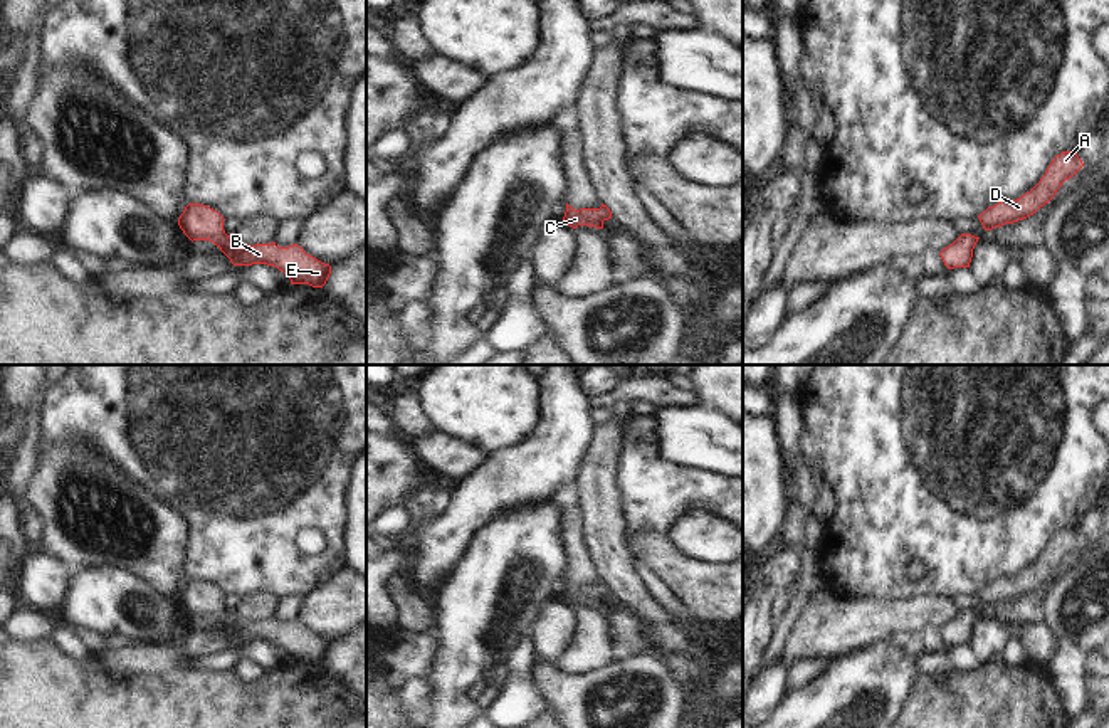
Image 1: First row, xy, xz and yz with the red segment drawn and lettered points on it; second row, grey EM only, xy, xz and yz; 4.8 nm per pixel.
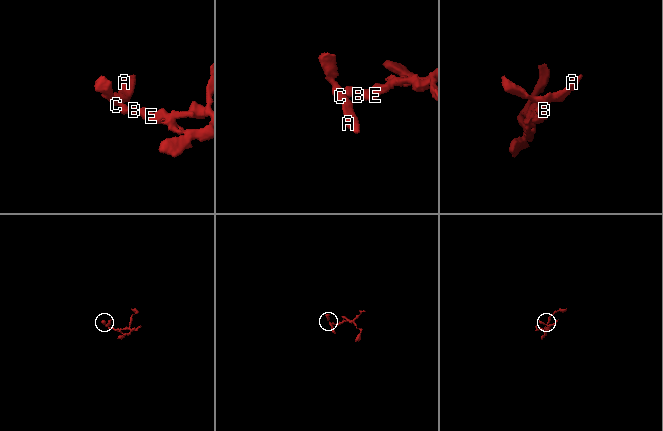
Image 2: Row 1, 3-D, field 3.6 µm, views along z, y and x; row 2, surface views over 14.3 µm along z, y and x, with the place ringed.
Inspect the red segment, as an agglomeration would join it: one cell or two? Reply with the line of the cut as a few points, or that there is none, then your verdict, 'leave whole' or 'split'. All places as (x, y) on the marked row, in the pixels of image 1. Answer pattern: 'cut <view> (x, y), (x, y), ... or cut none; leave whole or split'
cut none; leave whole

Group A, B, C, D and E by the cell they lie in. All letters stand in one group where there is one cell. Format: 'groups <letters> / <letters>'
groups A B C D E

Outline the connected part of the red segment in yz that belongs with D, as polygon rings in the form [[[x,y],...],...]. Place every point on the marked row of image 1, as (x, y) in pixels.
[[[1062,151],[1049,165],[1040,182],[1020,198],[1008,202],[1001,200],[988,207],[978,215],[985,230],[1013,224],[1033,215],[1040,207],[1049,203],[1062,183],[1072,178],[1084,166],[1075,151]]]

